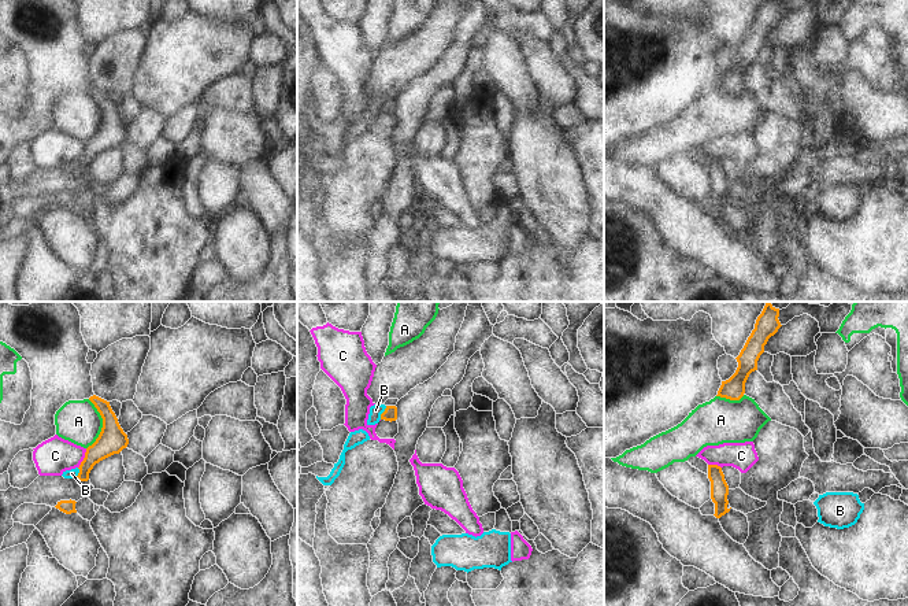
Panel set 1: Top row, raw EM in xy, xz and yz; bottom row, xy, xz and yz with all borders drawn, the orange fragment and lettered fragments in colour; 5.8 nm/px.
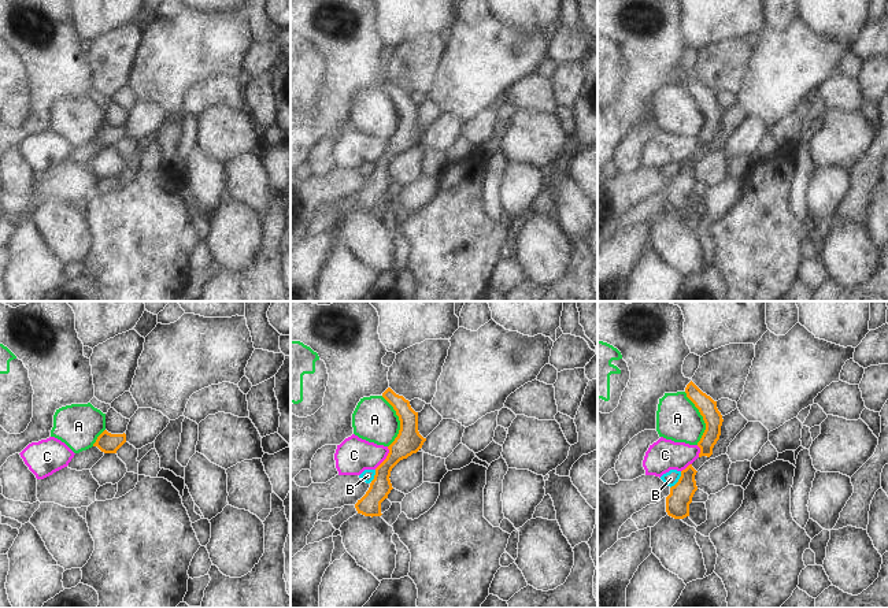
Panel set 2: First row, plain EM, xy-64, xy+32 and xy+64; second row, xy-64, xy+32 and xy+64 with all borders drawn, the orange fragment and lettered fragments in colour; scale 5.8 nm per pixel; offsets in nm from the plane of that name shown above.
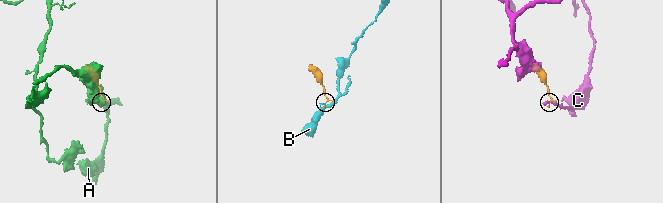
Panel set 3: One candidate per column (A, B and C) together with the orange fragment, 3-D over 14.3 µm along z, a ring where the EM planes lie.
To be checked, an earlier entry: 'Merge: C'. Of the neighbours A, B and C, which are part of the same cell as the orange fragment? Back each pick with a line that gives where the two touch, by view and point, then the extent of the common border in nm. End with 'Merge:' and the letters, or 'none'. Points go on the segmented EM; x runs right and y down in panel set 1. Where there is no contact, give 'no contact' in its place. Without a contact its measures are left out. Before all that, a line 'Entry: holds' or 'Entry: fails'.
Entry: fails
Merge: none

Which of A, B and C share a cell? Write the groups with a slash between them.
A / B / C

